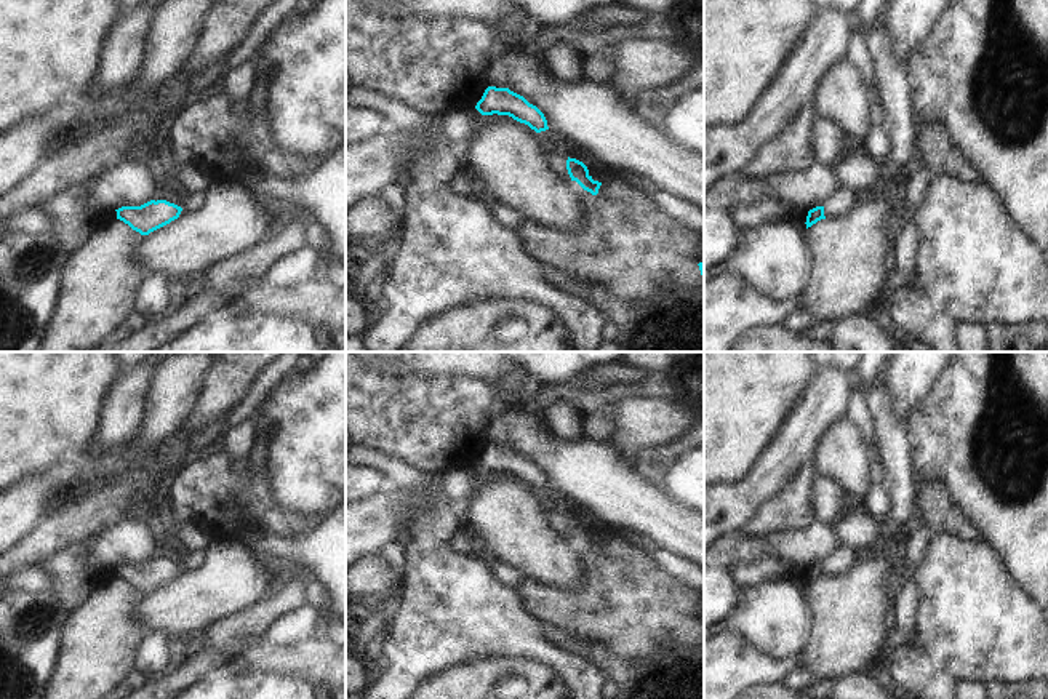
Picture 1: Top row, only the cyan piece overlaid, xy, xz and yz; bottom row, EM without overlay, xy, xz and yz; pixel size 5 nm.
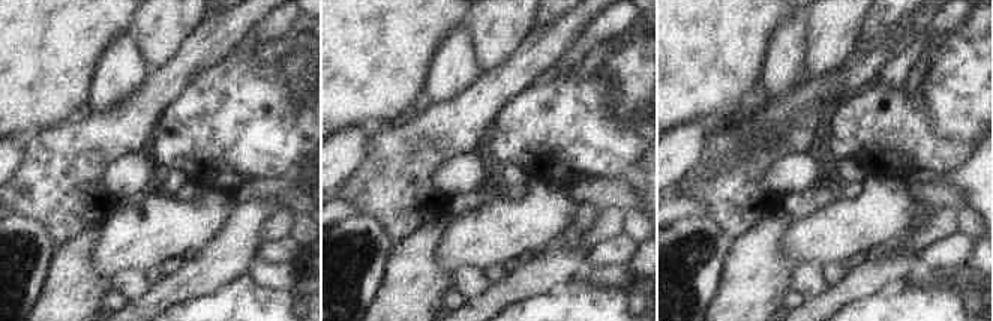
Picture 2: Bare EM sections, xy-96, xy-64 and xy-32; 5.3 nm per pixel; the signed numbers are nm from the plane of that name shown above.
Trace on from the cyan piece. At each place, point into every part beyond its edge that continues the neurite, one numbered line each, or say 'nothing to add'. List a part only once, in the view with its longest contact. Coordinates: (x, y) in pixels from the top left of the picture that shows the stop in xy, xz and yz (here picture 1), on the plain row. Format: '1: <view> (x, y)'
nothing to add

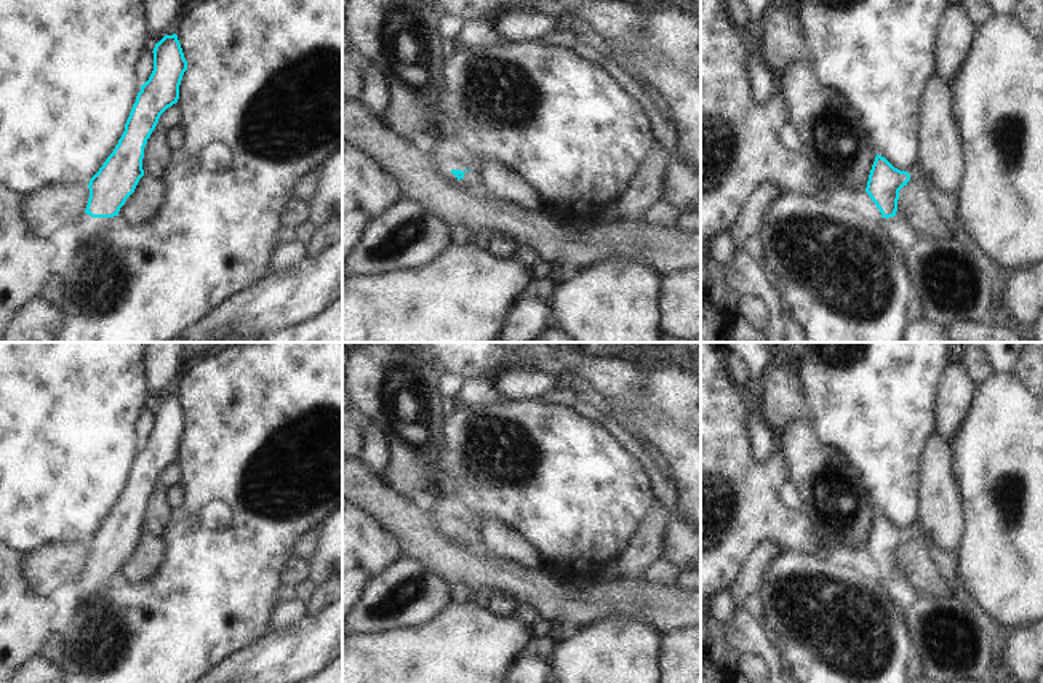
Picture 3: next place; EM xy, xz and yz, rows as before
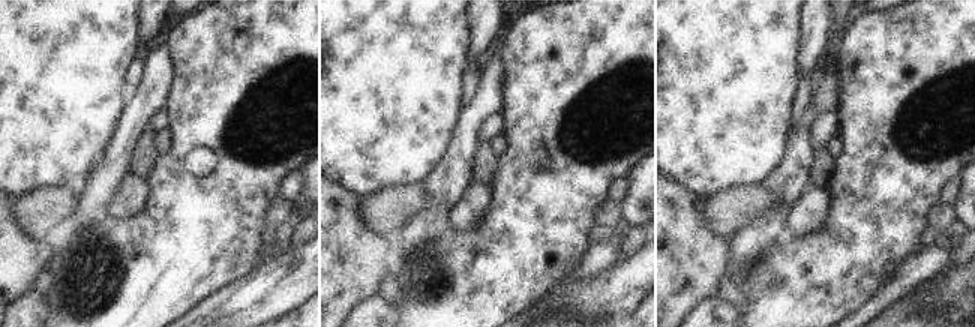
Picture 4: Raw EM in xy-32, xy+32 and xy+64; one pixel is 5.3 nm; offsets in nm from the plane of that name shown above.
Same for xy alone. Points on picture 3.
nothing to add

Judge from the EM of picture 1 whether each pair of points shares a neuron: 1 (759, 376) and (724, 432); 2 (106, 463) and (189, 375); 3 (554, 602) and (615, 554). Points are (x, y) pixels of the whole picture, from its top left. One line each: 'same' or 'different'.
1: same
2: same
3: same

